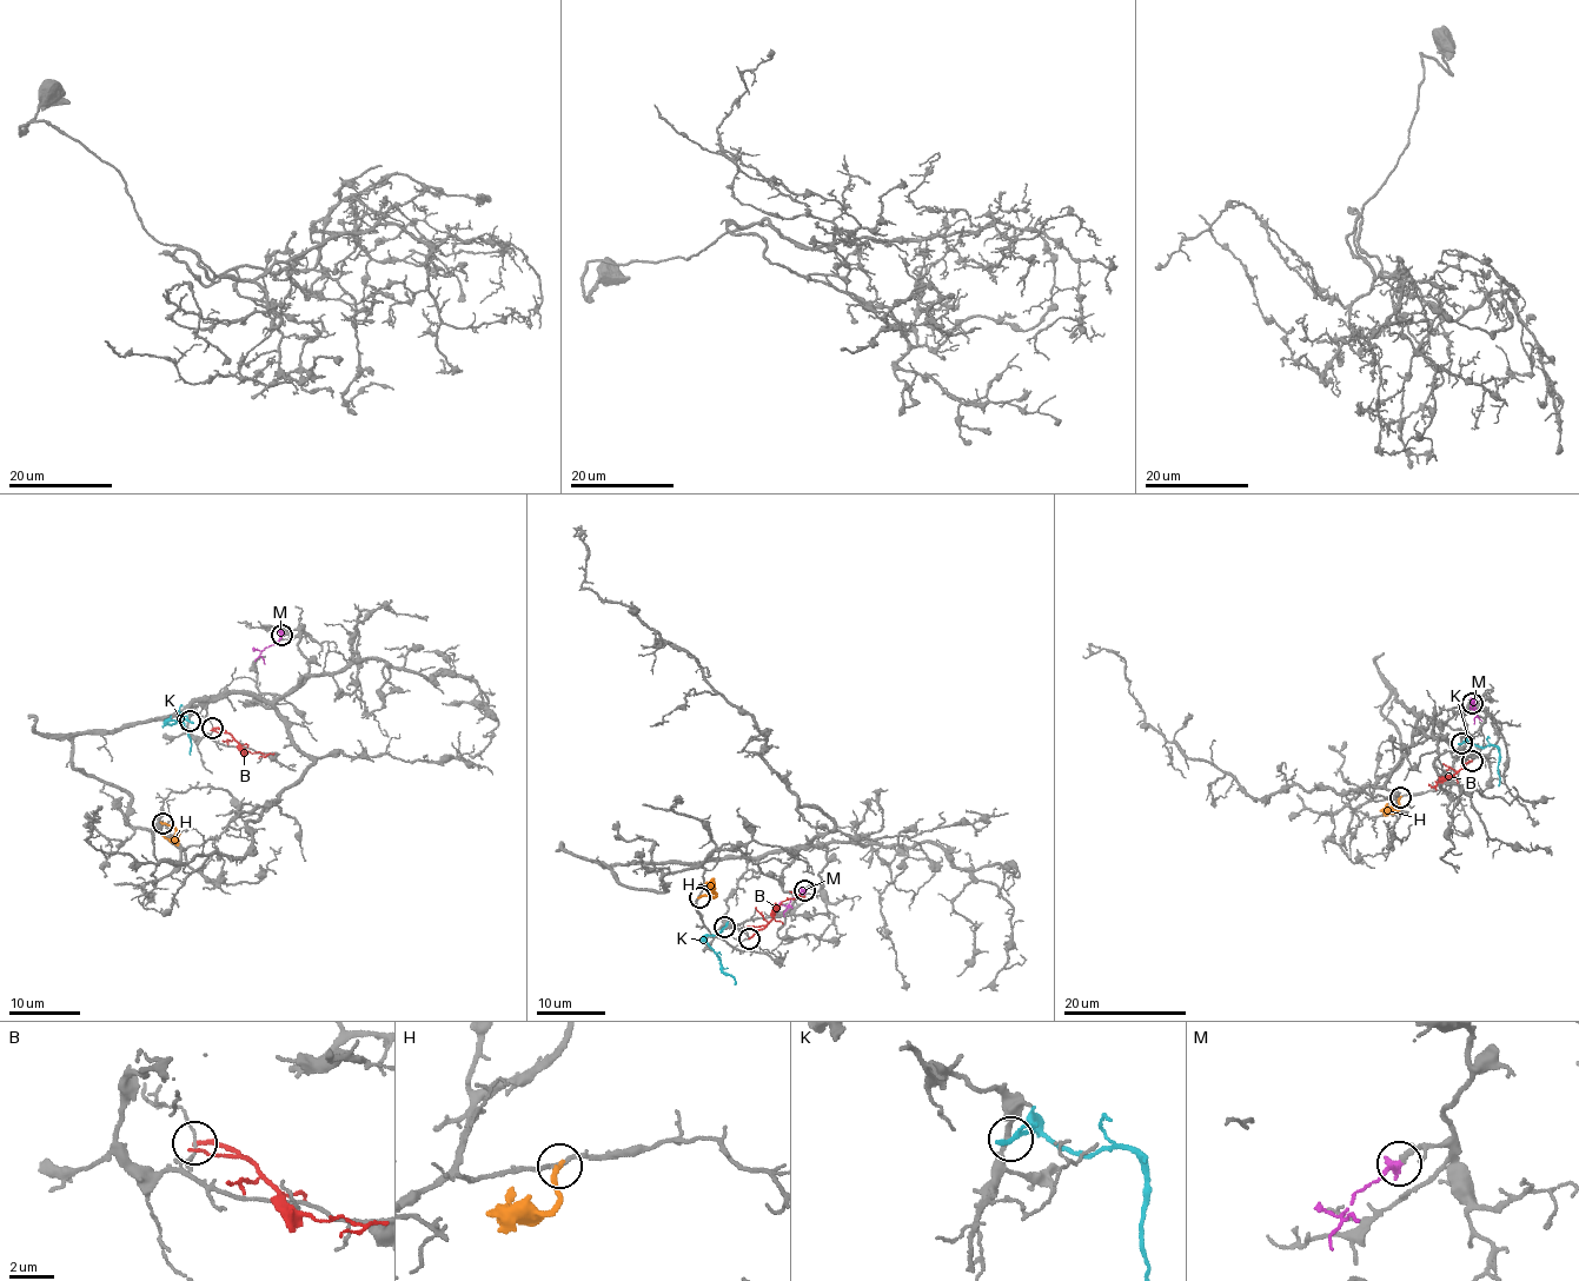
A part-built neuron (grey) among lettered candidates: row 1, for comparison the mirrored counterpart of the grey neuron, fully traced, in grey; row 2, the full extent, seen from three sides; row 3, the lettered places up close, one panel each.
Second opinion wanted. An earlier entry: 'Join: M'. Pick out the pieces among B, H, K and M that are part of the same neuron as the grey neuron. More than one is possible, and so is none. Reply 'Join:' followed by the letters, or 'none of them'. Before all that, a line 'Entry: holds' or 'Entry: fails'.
Entry: holds
Join: M

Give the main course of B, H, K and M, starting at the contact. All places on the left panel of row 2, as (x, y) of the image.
B: (212, 729), (226, 730), (245, 750), (266, 755), (259, 757)
H: (163, 823), (178, 833), (172, 838), (163, 835)
K: (188, 722), (167, 723), (174, 723), (179, 714), (191, 742), (190, 755)
M: (283, 634), (256, 661)

